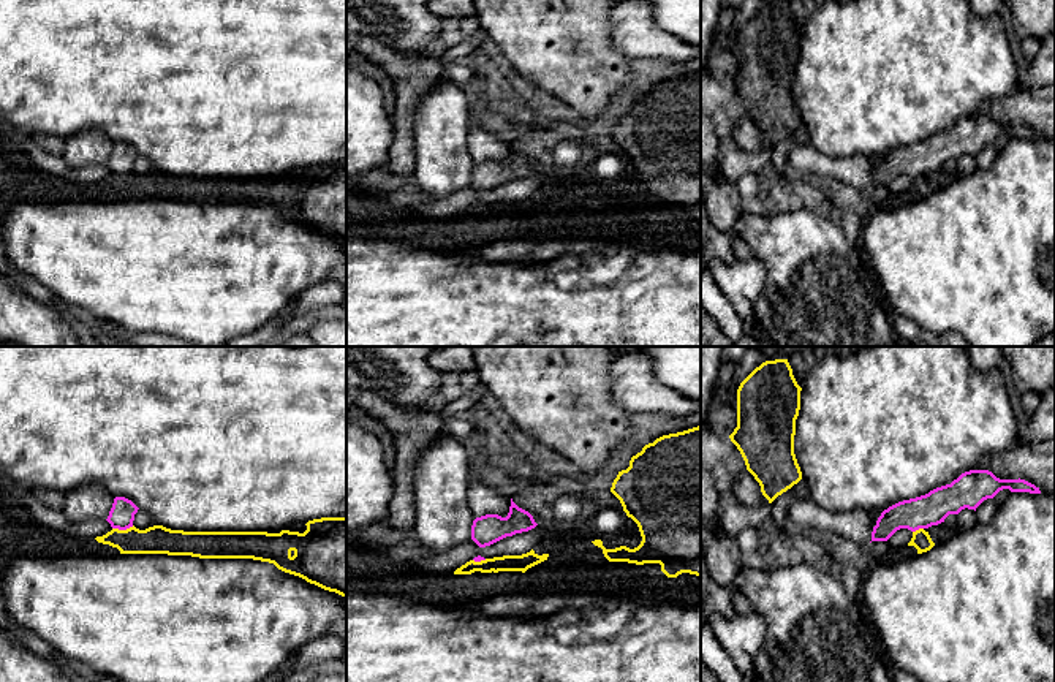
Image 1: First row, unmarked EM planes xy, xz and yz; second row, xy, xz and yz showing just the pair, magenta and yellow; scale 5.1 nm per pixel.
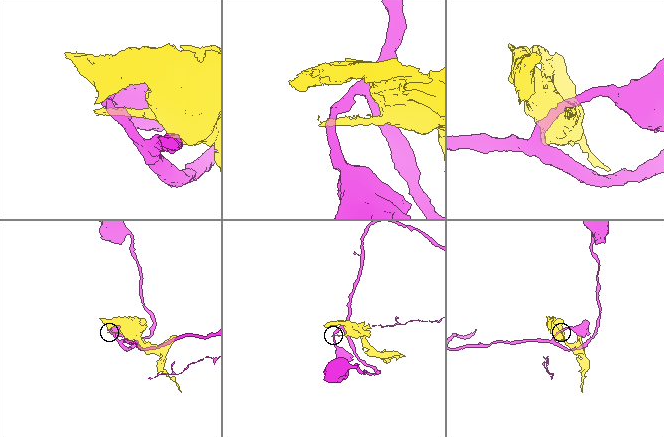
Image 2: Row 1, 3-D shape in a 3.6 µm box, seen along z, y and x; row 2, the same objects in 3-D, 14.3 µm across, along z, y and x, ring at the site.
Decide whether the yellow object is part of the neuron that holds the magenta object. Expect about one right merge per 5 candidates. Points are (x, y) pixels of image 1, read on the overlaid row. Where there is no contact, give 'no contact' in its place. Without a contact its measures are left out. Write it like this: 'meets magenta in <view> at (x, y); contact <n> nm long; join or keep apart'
meets magenta in xy at (122, 529); contact 110 nm long; keep apart

